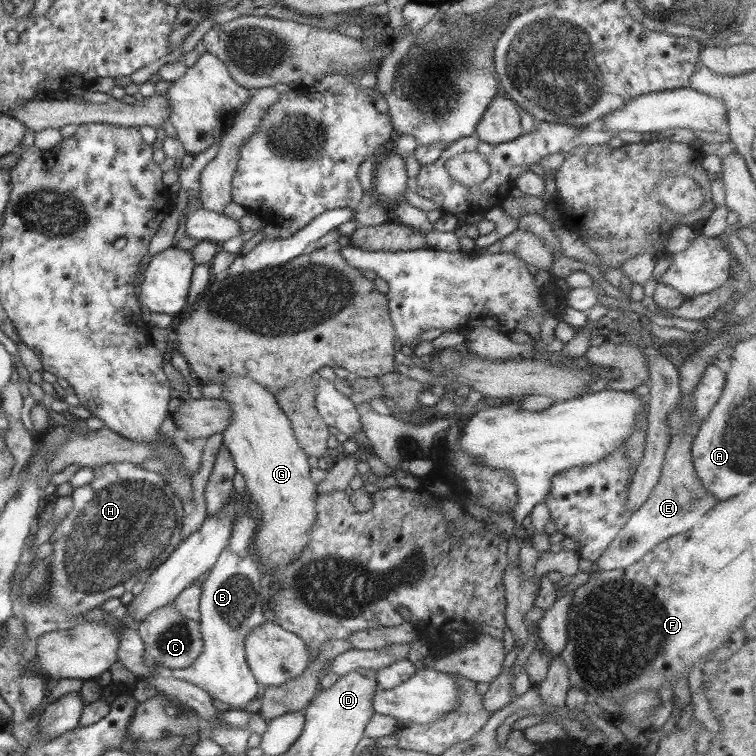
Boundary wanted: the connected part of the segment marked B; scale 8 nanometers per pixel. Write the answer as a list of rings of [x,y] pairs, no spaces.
[[[247,513],[237,515],[233,521],[229,542],[201,583],[198,624],[202,650],[187,668],[171,669],[171,677],[193,683],[209,698],[225,702],[232,710],[243,710],[247,702],[258,698],[262,692],[245,662],[244,648],[247,633],[265,621],[263,606],[268,600],[259,562],[251,552],[251,538],[257,524],[257,518]]]

